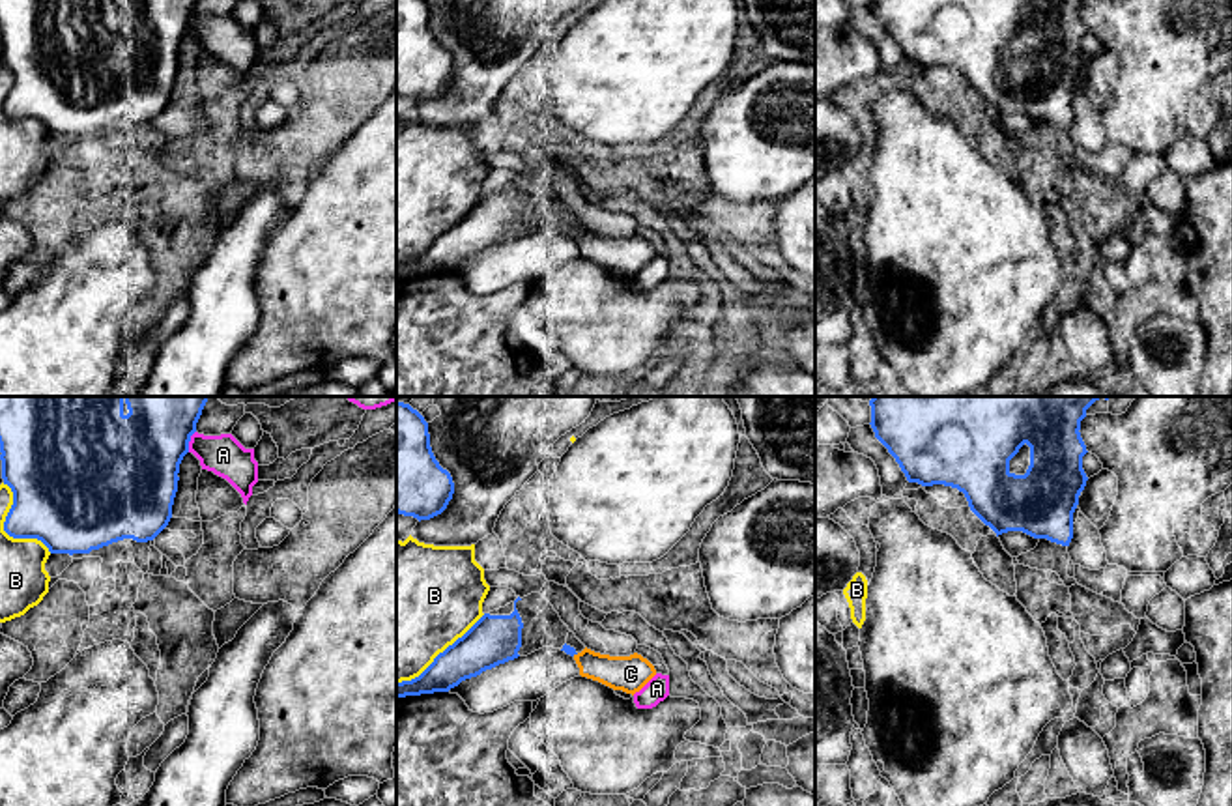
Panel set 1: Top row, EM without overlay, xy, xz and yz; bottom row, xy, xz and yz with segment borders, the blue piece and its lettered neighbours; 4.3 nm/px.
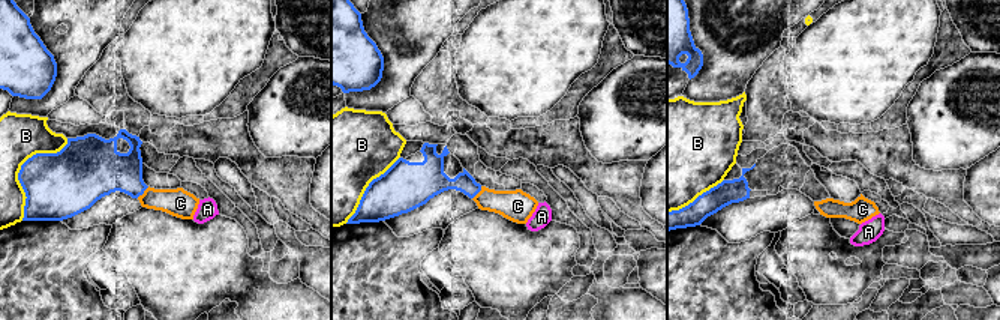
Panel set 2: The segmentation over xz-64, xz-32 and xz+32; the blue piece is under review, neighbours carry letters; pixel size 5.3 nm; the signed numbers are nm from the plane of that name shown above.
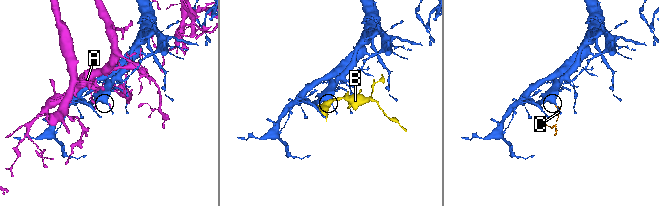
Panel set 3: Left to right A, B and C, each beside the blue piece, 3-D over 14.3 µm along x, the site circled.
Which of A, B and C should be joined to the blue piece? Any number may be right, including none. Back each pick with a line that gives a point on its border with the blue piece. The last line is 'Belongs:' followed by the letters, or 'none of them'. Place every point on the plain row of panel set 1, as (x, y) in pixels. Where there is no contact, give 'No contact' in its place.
C: Touches blue at xz (574, 234)
Belongs: C

